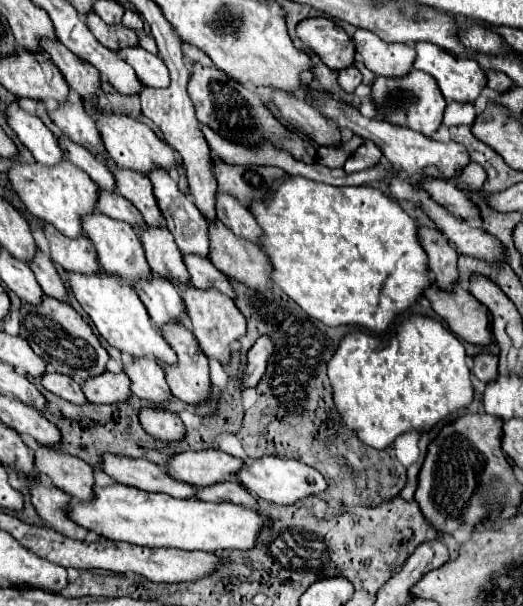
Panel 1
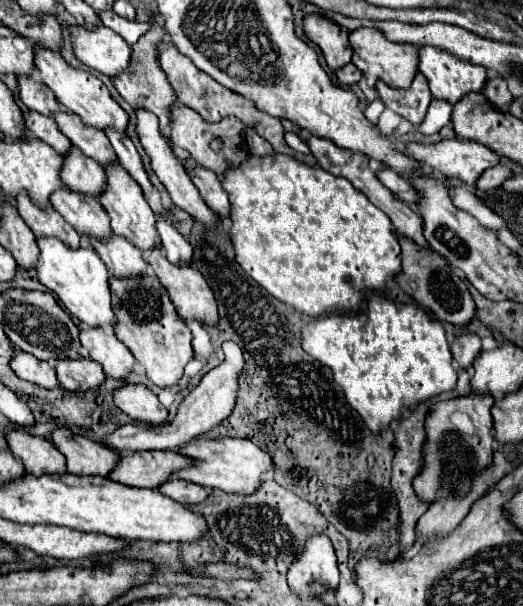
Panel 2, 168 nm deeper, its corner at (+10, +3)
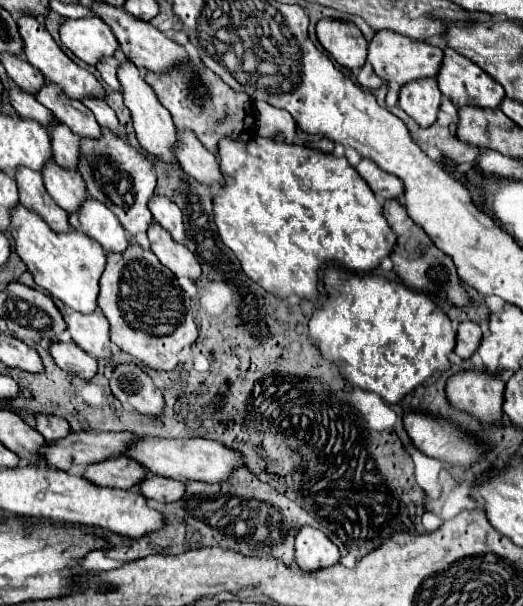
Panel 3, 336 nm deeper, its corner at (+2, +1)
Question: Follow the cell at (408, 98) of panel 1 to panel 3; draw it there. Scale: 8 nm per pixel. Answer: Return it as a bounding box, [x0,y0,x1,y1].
[399,78,441,128]

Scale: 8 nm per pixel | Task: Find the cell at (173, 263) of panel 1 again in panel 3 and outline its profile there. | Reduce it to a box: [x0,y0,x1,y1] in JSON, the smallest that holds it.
[77,128,155,236]

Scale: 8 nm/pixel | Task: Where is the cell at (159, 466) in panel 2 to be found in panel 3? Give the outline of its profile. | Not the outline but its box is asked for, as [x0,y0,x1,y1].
[83,456,145,490]

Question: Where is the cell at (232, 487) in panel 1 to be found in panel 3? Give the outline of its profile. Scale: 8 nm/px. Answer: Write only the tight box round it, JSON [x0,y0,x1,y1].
[139,474,183,504]

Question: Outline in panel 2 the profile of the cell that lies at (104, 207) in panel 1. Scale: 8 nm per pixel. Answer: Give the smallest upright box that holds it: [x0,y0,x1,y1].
[61,148,107,198]

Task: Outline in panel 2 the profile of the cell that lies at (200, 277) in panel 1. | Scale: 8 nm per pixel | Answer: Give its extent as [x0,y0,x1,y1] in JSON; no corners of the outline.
[157,218,193,266]

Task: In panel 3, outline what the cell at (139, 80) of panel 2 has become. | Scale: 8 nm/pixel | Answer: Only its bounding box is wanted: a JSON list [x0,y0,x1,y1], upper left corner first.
[95,52,125,90]

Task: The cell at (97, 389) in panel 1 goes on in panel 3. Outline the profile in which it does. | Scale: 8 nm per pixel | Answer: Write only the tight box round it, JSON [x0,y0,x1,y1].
[49,342,97,378]

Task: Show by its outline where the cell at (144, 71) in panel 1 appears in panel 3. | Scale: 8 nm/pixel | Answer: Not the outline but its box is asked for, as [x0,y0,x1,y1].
[59,16,117,66]

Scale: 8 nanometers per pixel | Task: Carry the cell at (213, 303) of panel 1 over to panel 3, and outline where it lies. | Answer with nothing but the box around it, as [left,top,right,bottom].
[147,222,201,282]

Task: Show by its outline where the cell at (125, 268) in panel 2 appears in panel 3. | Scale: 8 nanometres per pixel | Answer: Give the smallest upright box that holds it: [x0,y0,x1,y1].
[69,196,129,252]

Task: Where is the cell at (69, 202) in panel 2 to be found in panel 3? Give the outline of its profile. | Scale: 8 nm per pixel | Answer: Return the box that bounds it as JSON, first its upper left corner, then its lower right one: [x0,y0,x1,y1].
[41,160,87,212]

